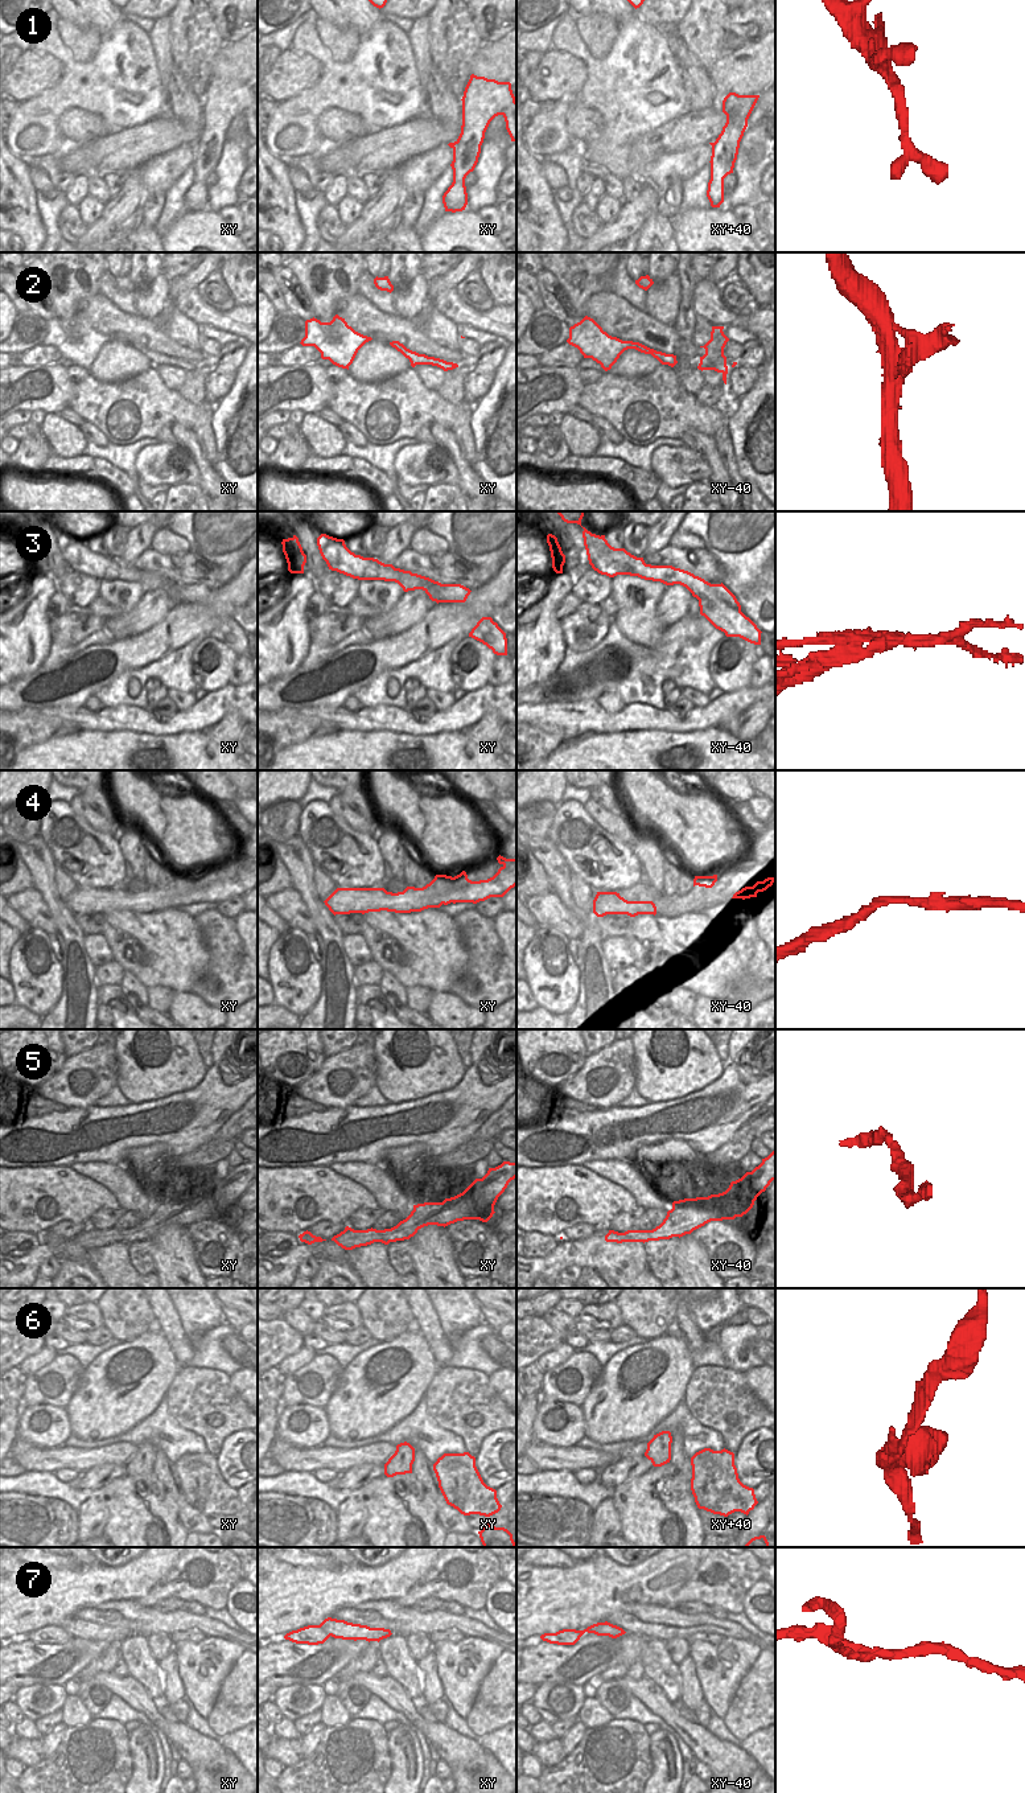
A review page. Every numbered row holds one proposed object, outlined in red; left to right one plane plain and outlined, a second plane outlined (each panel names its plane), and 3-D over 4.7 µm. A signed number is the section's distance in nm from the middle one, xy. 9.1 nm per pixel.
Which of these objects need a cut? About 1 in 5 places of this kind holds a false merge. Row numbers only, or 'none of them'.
2, 3, 7

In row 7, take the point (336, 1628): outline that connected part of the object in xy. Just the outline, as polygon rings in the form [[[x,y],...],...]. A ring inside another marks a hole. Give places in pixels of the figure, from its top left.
[[[328,1617],[320,1625],[308,1625],[308,1628],[320,1628],[334,1638],[342,1640],[366,1640],[380,1641],[390,1637],[392,1633],[384,1628],[370,1628],[367,1625],[353,1624],[345,1620]]]

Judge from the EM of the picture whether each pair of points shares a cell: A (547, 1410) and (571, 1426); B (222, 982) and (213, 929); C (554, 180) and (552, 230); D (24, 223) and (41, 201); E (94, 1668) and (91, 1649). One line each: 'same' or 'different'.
A: same
B: same
C: different
D: different
E: different

